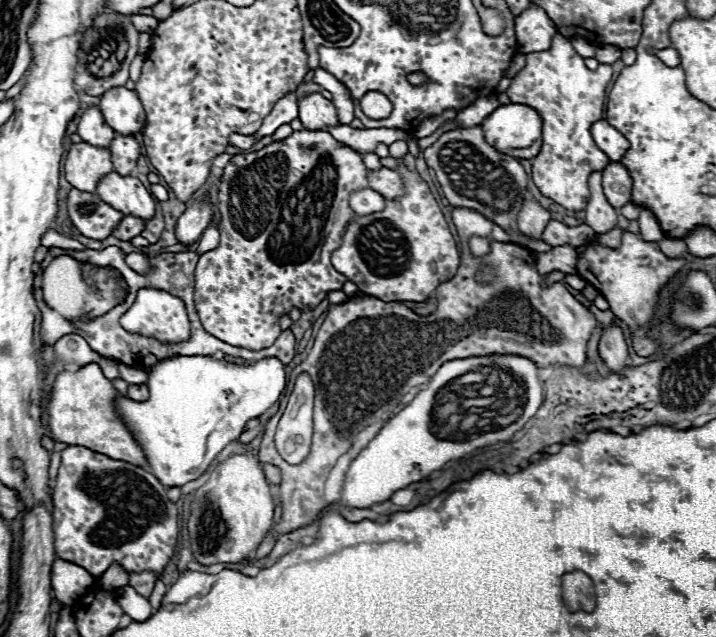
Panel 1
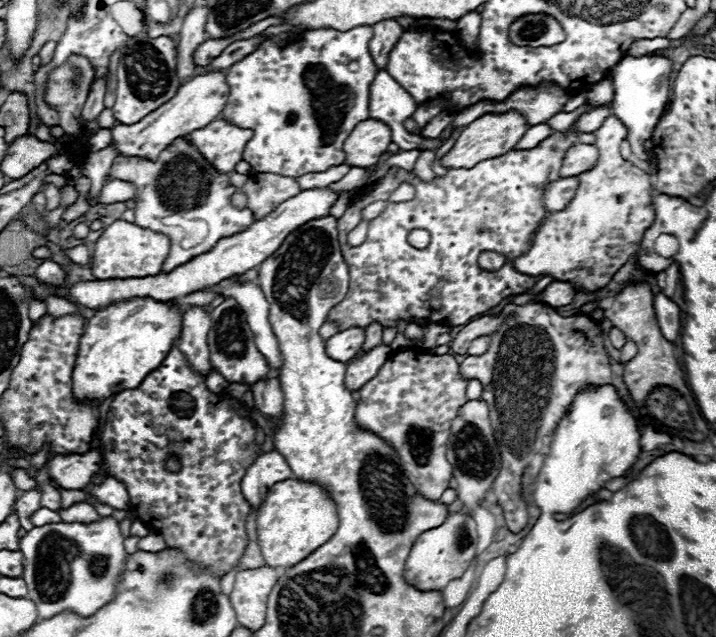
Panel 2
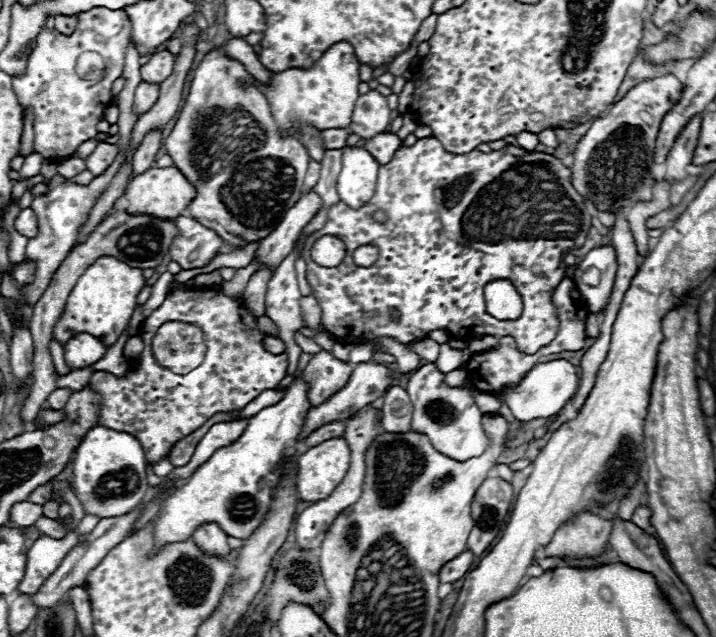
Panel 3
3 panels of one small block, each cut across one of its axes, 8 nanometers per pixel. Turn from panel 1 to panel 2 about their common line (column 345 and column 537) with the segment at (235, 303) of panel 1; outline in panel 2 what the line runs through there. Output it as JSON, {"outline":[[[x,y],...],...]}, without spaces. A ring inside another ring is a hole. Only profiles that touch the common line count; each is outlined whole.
{"outline":[[[566,130],[566,132],[552,132],[546,140],[542,140],[532,150],[508,150],[504,156],[482,160],[472,168],[448,168],[444,176],[436,176],[432,182],[422,182],[414,172],[406,172],[402,168],[392,166],[388,174],[368,184],[362,192],[358,192],[352,202],[348,204],[346,212],[338,218],[338,240],[344,262],[350,268],[350,288],[348,296],[328,312],[326,320],[336,322],[338,330],[344,328],[368,328],[372,322],[378,322],[382,328],[396,328],[398,320],[410,324],[416,318],[422,324],[446,324],[446,326],[464,326],[472,318],[484,314],[486,310],[498,306],[504,298],[524,294],[534,288],[534,284],[542,276],[524,276],[522,272],[514,270],[512,260],[528,252],[532,248],[534,234],[538,226],[548,216],[544,208],[544,188],[552,184],[552,180],[560,180],[562,160],[572,148],[578,144],[580,132]],[[410,182],[416,188],[414,200],[408,202],[390,202],[390,194],[402,184]],[[374,202],[388,202],[384,212],[368,222],[368,238],[360,246],[348,244],[348,232],[362,222],[362,212],[366,206]],[[416,228],[430,232],[430,244],[424,250],[418,250],[408,244],[408,234]],[[484,250],[494,250],[506,256],[506,264],[496,272],[486,272],[478,266],[478,254]]]}

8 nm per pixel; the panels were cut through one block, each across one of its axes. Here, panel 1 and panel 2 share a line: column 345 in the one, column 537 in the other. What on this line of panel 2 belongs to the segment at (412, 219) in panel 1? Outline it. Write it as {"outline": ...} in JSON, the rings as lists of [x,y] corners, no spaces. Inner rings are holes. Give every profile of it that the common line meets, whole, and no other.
{"outline":[[[608,116],[604,124],[596,130],[598,140],[594,142],[600,150],[600,160],[596,168],[580,174],[580,186],[576,190],[576,198],[570,202],[566,210],[552,212],[540,226],[540,230],[534,236],[534,246],[520,258],[514,260],[516,270],[530,276],[554,276],[556,280],[572,282],[578,286],[578,290],[598,290],[604,288],[612,276],[618,272],[622,264],[628,262],[630,256],[634,256],[640,250],[640,242],[644,236],[644,230],[652,226],[654,222],[654,208],[652,208],[652,174],[646,174],[646,170],[636,168],[634,164],[626,162],[619,155],[619,146],[622,140],[628,138],[628,128],[616,120],[616,116]]]}

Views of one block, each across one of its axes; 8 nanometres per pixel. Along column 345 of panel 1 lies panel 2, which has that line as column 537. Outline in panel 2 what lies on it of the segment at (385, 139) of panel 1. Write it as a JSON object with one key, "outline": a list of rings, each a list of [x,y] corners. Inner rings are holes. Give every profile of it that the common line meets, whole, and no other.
{"outline":[[[546,122],[536,124],[536,126],[532,126],[532,128],[526,130],[526,134],[522,136],[522,140],[516,144],[516,148],[534,148],[534,146],[538,146],[550,132],[552,132],[552,130],[550,130],[550,126],[548,126]]]}

